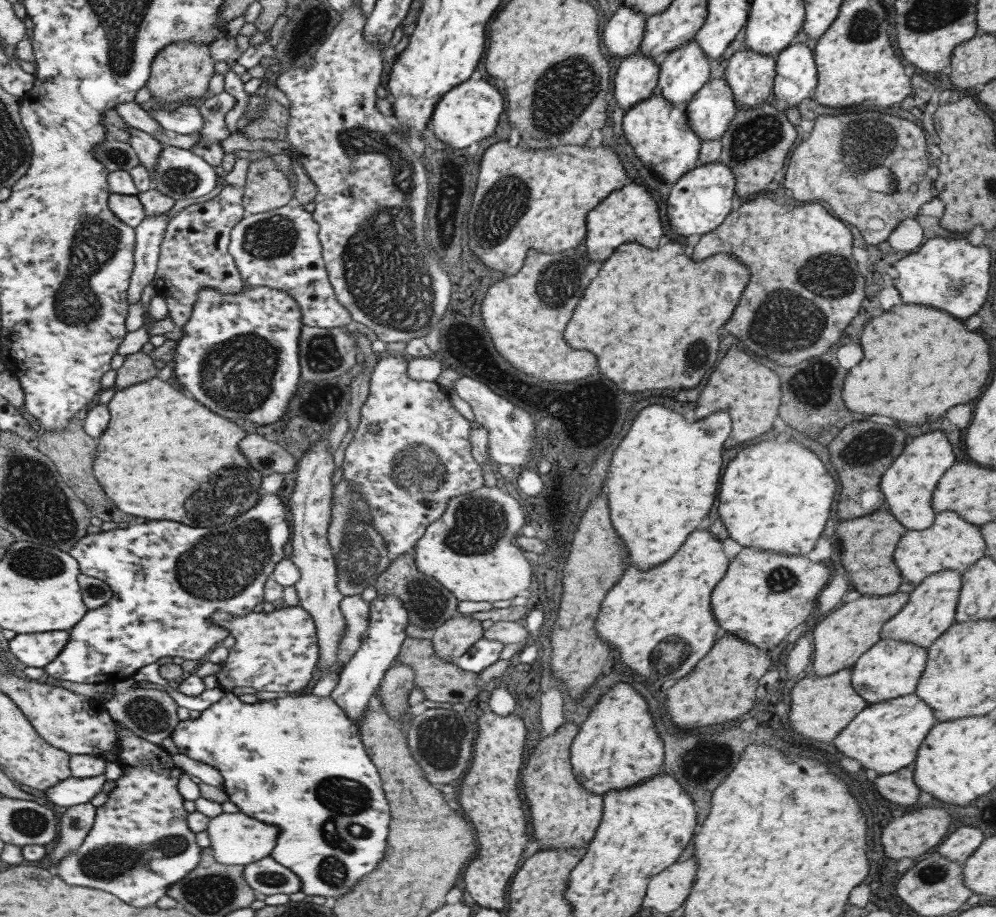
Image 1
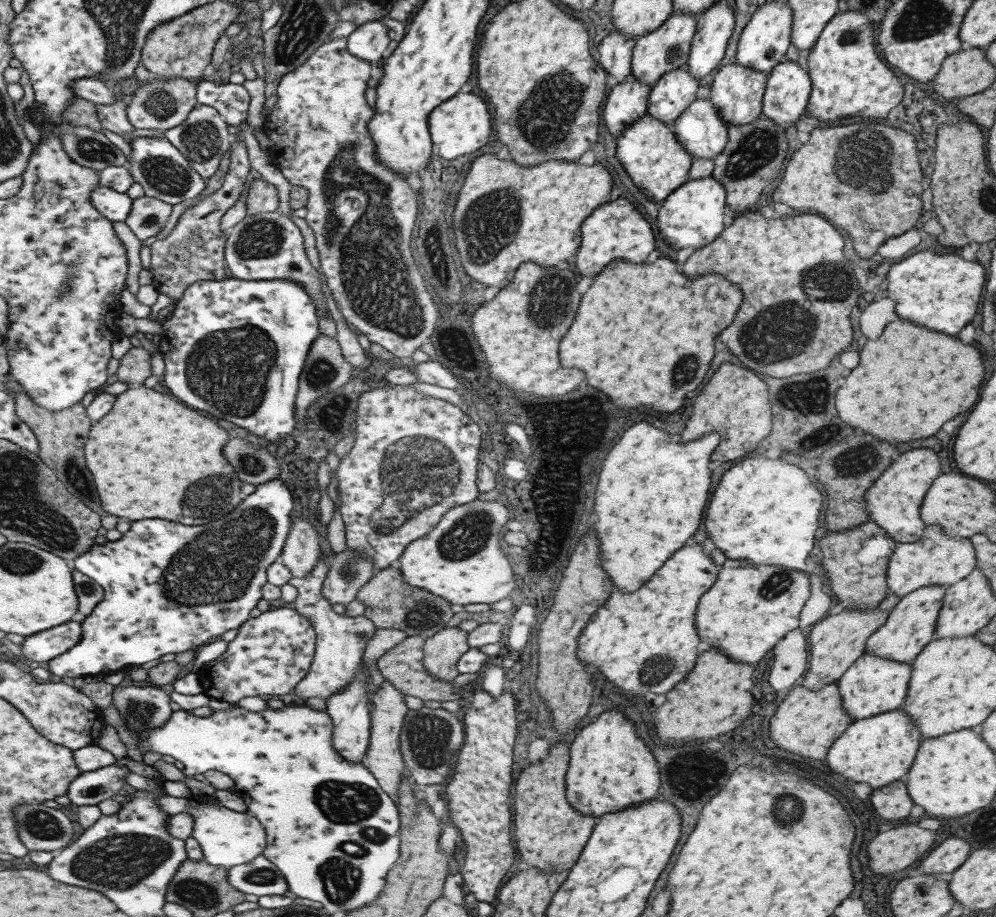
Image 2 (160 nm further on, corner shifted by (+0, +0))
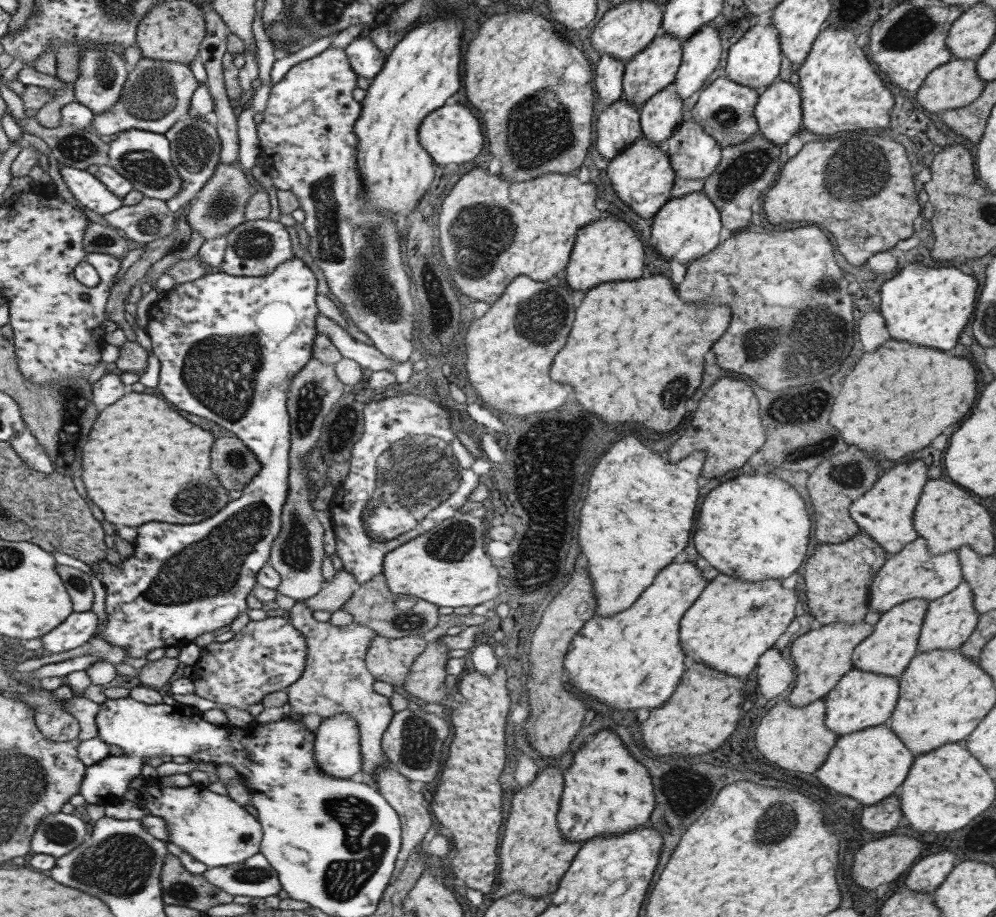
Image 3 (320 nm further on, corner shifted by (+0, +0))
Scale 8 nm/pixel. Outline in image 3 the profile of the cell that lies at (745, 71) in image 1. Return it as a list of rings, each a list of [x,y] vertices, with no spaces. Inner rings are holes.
[[[717,77],[699,93],[697,101],[690,110],[692,119],[696,120],[697,124],[700,124],[700,127],[716,140],[721,149],[739,144],[758,132],[753,112],[759,96],[756,92],[754,88],[735,84],[728,77]]]

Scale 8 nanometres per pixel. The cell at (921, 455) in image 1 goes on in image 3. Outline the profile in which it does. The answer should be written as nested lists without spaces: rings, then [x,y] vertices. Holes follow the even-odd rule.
[[[919,460],[911,464],[897,464],[849,505],[848,513],[851,521],[860,528],[860,532],[864,532],[889,555],[899,552],[905,544],[917,538],[912,518],[921,494],[921,486],[927,480],[925,472],[927,470]]]

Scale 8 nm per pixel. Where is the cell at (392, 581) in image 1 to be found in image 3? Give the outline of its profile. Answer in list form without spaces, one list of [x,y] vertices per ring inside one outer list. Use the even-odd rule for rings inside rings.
[[[380,574],[358,585],[341,608],[351,614],[352,622],[370,628],[379,636],[393,639],[404,636],[421,636],[435,626],[440,616],[437,614],[437,605],[421,599],[416,599],[417,606],[415,608],[405,610],[398,609],[397,602],[399,602],[397,594],[391,594],[388,591],[384,577]]]

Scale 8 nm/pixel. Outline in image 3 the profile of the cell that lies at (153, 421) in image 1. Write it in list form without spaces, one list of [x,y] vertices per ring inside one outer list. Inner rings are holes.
[[[129,392],[101,410],[93,422],[81,452],[81,480],[87,498],[111,524],[141,526],[149,520],[197,524],[230,501],[209,470],[213,435],[181,418],[167,404],[151,394]]]

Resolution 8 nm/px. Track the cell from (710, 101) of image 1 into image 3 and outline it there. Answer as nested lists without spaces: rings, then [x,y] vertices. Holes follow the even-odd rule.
[[[692,118],[681,122],[673,134],[659,147],[669,157],[669,164],[676,179],[705,180],[716,169],[721,158],[721,148],[716,140]]]

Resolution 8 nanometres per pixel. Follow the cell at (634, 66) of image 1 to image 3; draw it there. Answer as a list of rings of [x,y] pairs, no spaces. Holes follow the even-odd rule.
[[[618,98],[611,105],[603,107],[595,122],[595,143],[593,149],[599,156],[611,160],[618,152],[625,150],[642,136],[637,108]]]

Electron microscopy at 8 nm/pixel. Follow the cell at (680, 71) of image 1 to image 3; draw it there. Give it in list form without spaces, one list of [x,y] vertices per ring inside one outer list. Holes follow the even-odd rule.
[[[673,83],[662,88],[639,108],[639,124],[642,136],[660,146],[682,122],[681,101]]]

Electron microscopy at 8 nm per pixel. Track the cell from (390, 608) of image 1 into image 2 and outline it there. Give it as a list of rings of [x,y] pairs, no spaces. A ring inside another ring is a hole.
[[[360,663],[361,671],[356,672],[353,681],[339,692],[334,692],[326,698],[326,708],[324,711],[329,715],[332,728],[332,747],[334,751],[349,762],[361,762],[363,754],[368,747],[371,721],[369,698],[366,694],[369,689],[373,689],[371,680],[368,678],[367,669]]]

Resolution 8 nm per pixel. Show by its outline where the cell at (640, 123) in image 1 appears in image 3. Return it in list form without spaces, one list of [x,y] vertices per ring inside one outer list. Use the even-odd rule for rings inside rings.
[[[640,136],[625,150],[618,152],[605,169],[617,198],[641,218],[651,218],[671,198],[670,190],[676,179],[669,157],[656,144]]]

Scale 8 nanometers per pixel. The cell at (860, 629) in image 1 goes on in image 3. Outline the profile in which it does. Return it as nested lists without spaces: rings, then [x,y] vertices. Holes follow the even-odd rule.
[[[863,621],[859,624],[833,622],[798,636],[789,646],[789,658],[791,658],[795,678],[791,684],[792,690],[787,698],[783,697],[783,699],[795,708],[799,708],[824,697],[836,686],[837,681],[852,668],[853,649],[866,636],[869,636],[872,630],[873,625]]]

